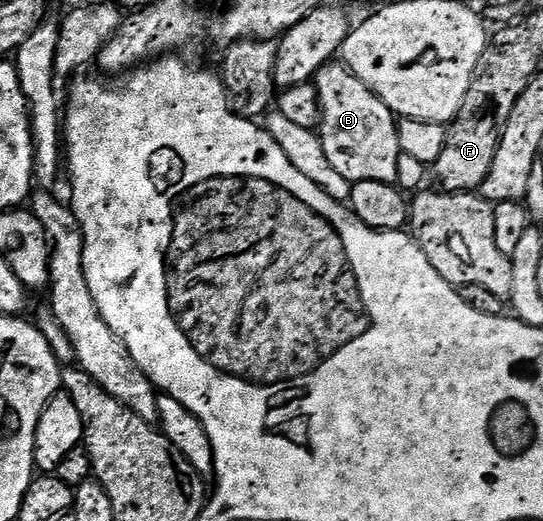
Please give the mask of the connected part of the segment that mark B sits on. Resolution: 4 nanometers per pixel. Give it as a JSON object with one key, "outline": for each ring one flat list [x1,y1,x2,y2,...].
{"outline":[[341,61,326,63,315,76,315,86,319,93,319,105,321,106,319,134,323,153,327,153,327,161,331,161,331,169,338,171,339,177,343,177,352,184,363,181,396,184,399,157,402,154,397,132,398,120,393,110,371,89,367,89,367,85,363,85,363,81,359,81,359,77,355,77]]}

